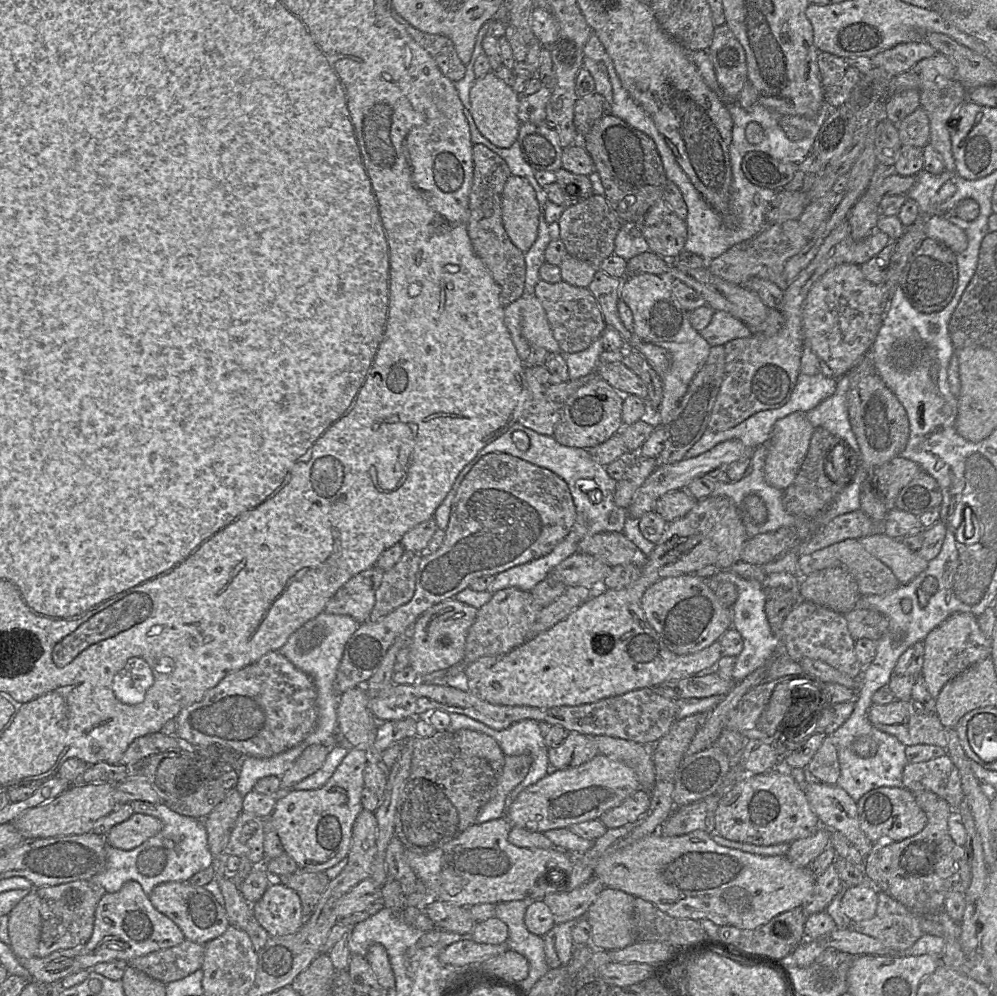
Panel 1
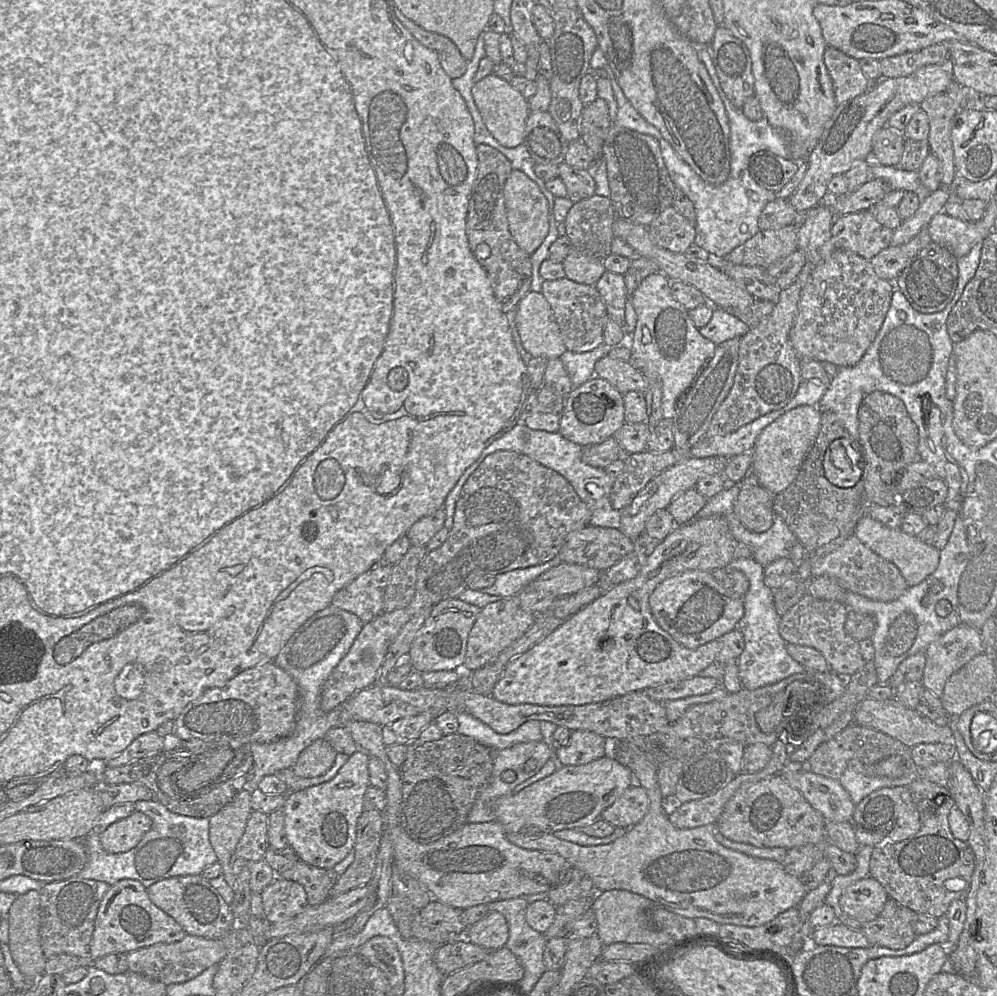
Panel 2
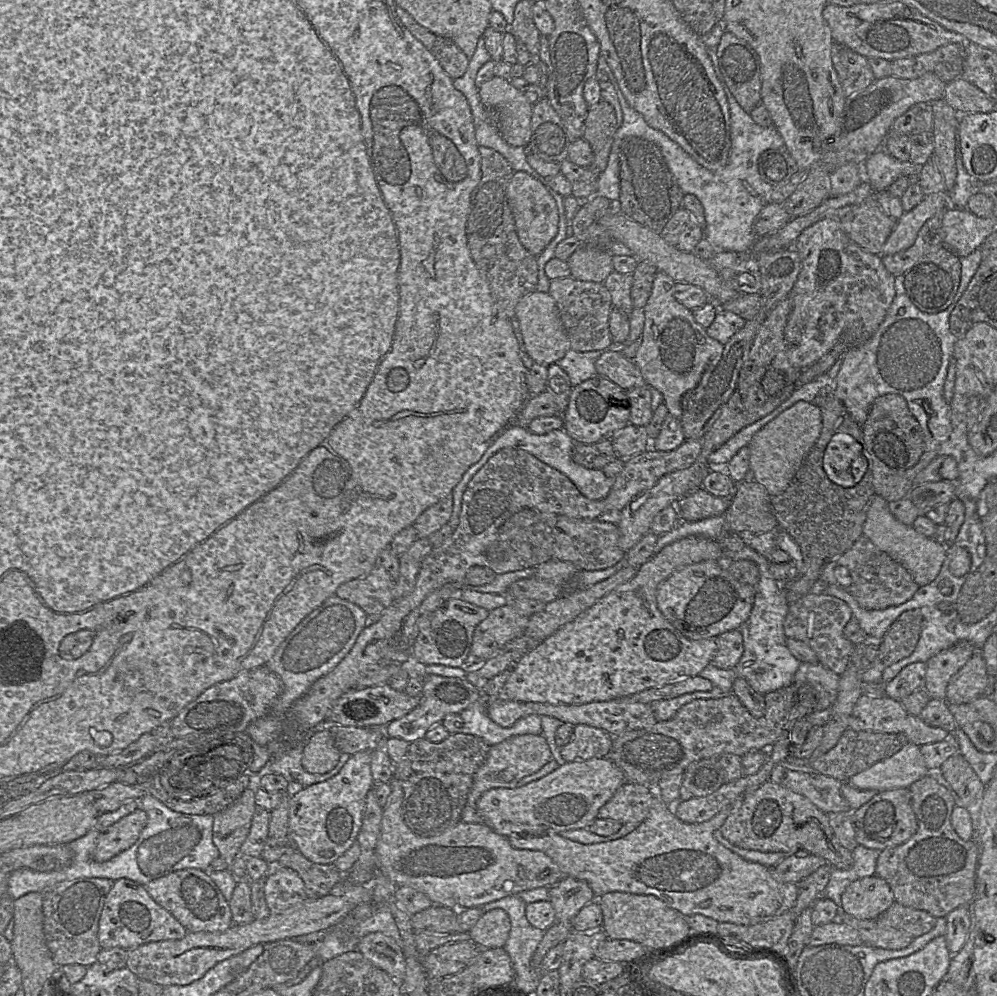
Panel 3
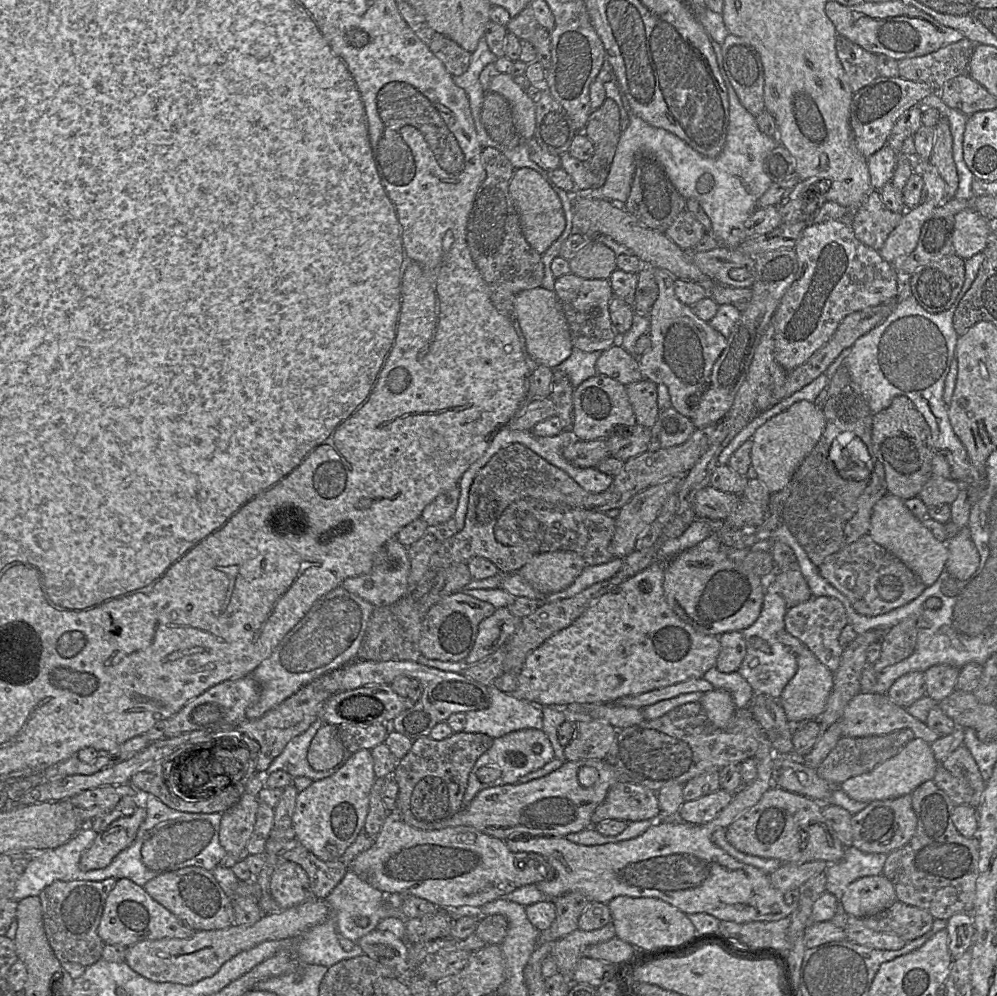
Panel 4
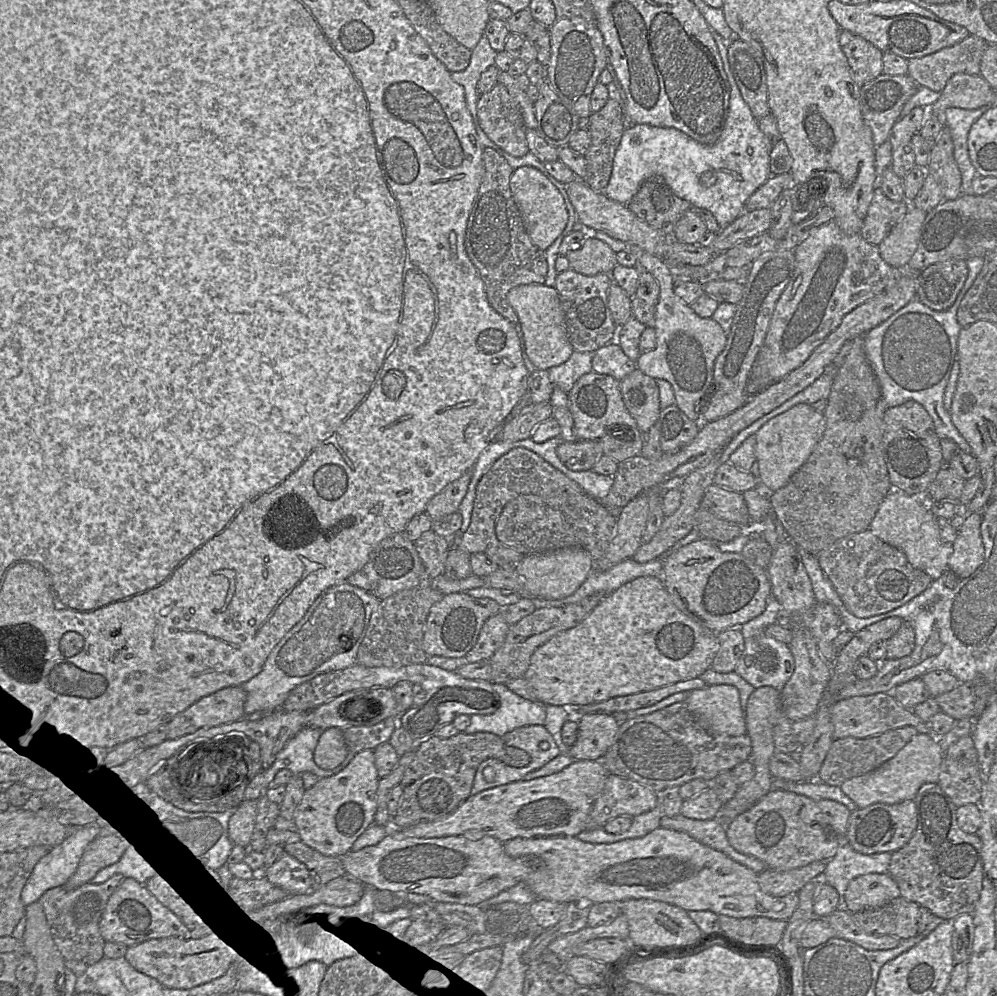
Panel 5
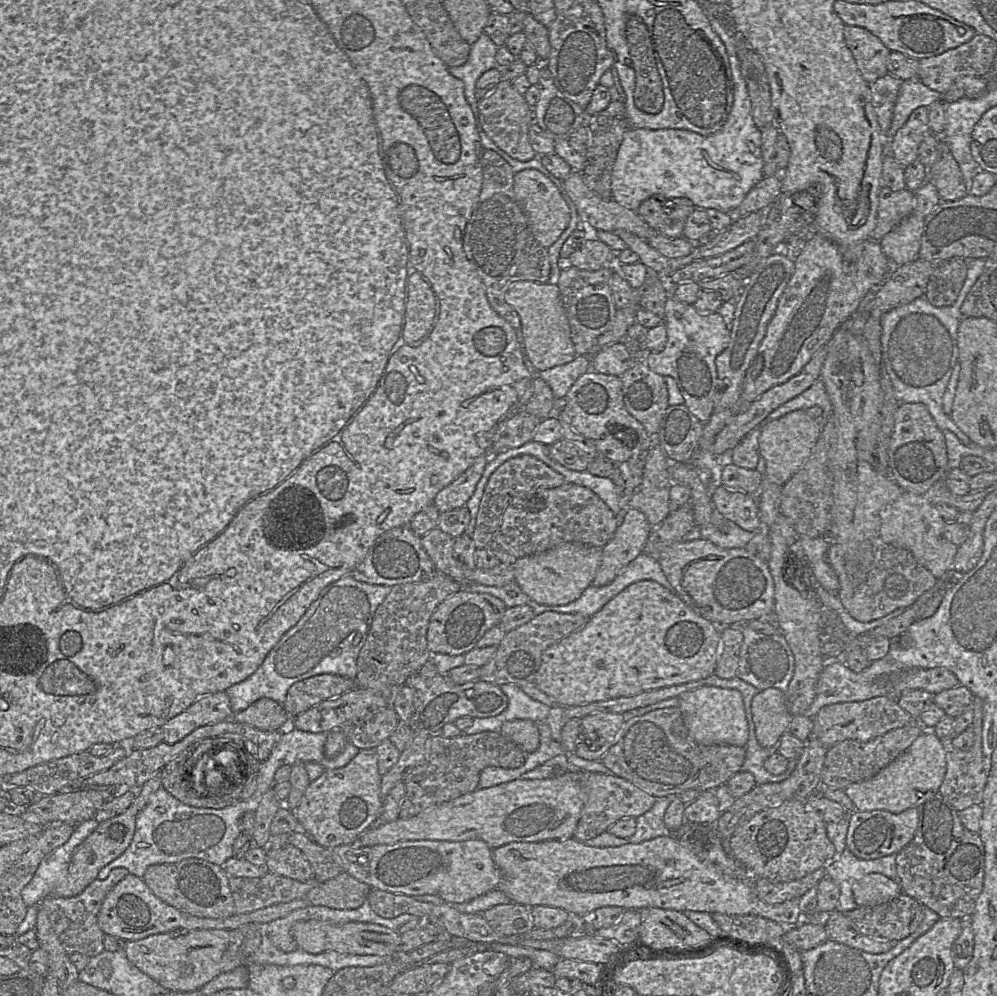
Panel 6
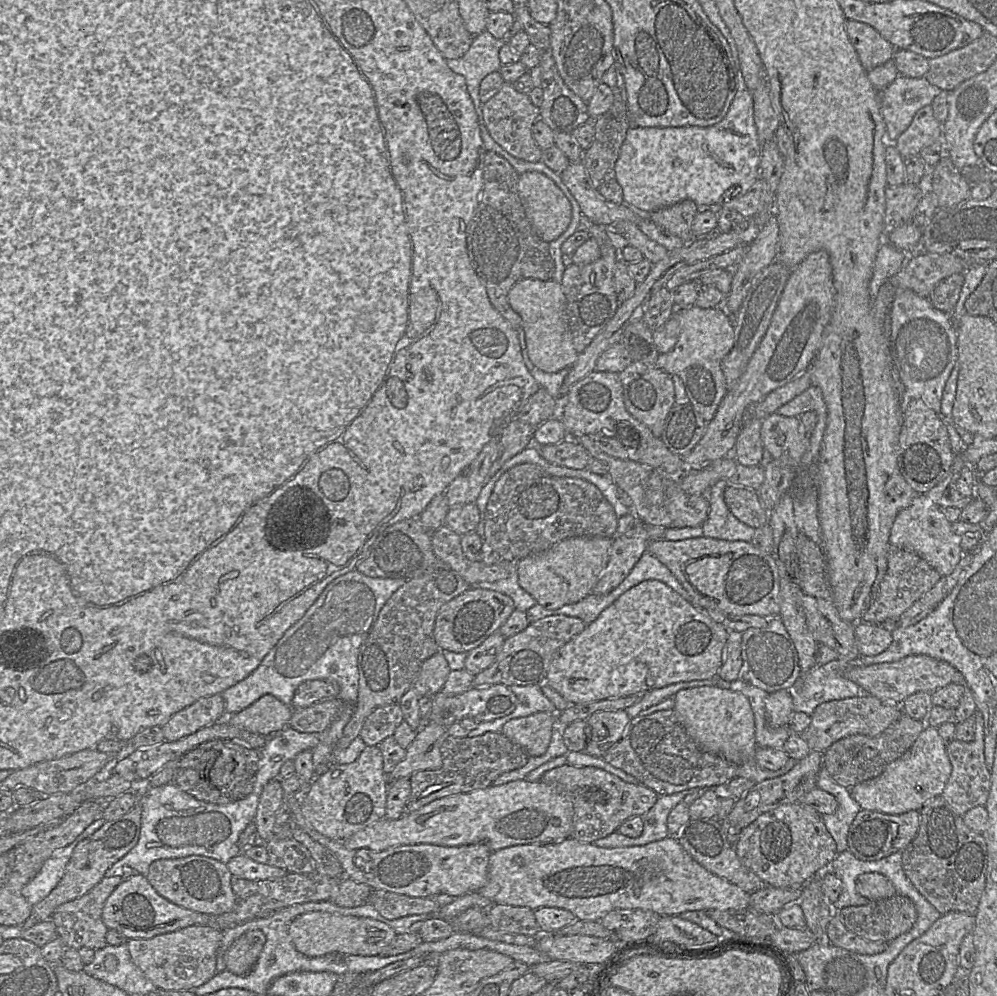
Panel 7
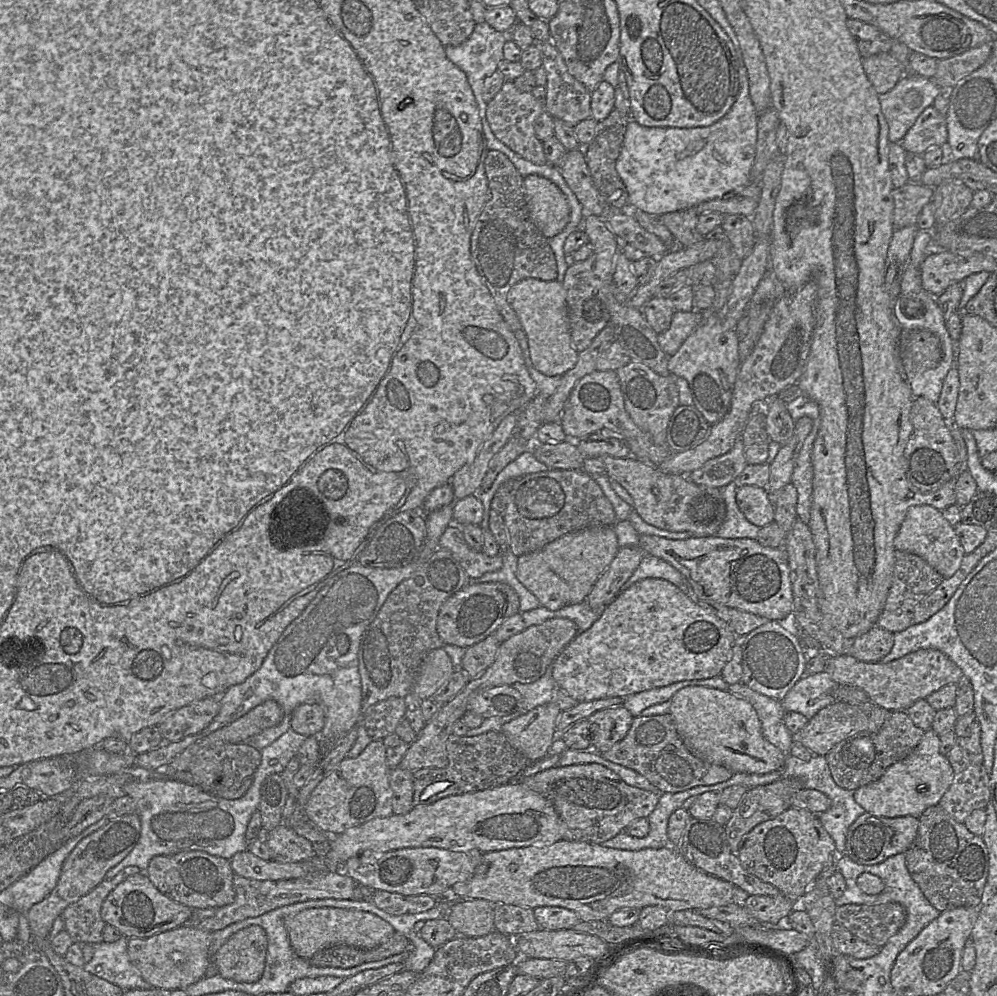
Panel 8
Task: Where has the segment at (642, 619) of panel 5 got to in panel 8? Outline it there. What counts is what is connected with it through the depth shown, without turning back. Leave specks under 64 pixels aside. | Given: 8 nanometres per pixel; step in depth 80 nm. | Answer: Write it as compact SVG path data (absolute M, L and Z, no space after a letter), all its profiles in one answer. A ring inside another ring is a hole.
M646 578L621 591L588 630L576 635L554 659L552 675L558 688L577 702L625 698L680 681L719 676L738 639L723 620L693 603L670 582Z

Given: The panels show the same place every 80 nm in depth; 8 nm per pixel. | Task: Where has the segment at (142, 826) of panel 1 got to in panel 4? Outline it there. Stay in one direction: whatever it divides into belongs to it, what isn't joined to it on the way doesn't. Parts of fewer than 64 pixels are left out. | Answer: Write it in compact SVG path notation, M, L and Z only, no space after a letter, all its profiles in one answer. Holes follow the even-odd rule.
M141 804L132 814L115 820L106 830L98 833L93 843L83 852L80 858L80 869L82 871L91 871L107 867L121 851L134 841L139 826L146 816L147 811Z

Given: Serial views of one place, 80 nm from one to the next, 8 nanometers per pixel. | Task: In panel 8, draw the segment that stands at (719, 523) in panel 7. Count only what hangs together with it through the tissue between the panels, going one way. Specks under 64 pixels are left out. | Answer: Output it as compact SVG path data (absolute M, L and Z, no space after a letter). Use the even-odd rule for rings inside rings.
M734 482L719 488L725 502L726 515L715 536L725 539L756 539L759 527L748 522L738 509L735 502L737 488Z

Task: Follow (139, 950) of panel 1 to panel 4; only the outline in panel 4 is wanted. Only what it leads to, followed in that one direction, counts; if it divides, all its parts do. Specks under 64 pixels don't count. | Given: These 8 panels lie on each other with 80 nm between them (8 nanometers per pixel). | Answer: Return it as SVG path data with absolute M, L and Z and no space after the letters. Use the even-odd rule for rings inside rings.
M127 878L116 881L105 901L98 926L98 935L104 944L122 945L126 948L146 940L185 939L194 932L196 931L187 927L173 913L155 901L143 887Z

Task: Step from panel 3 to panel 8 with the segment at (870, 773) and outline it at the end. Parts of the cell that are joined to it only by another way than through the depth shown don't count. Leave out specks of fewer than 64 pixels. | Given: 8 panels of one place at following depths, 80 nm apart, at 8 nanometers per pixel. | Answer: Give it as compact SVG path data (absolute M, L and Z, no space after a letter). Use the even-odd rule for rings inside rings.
M929 729L906 758L890 766L878 780L853 791L854 799L865 811L875 816L911 815L919 818L928 807L940 802L953 778L953 768L947 756L940 753L940 737Z

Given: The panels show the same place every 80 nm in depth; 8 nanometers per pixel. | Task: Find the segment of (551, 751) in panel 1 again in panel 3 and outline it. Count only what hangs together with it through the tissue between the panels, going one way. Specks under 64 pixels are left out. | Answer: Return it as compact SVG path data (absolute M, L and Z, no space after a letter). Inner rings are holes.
M585 724L574 726L571 740L560 748L566 762L587 761L592 758L609 757L614 736Z

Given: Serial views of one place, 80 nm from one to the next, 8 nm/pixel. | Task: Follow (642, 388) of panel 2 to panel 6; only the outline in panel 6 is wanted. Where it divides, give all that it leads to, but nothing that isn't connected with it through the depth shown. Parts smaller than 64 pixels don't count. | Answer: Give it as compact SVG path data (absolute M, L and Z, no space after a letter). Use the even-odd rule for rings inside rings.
M623 342L609 344L591 356L591 369L609 375L622 375L636 360Z

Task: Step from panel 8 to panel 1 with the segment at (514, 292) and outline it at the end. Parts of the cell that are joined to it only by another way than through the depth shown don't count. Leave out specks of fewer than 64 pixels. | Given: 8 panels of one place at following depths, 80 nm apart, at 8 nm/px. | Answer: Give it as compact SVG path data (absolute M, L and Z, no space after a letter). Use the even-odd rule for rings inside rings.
M527 294L522 308L522 335L530 346L545 348L548 352L560 352L549 325L546 312L534 294Z

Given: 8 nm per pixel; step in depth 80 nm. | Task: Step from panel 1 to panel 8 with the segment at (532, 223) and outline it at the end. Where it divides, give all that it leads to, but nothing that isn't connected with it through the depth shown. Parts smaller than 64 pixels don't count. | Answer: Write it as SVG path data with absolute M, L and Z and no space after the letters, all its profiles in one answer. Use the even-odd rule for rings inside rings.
M535 174L523 178L529 217L538 231L551 238L569 221L569 204L563 192L550 180Z

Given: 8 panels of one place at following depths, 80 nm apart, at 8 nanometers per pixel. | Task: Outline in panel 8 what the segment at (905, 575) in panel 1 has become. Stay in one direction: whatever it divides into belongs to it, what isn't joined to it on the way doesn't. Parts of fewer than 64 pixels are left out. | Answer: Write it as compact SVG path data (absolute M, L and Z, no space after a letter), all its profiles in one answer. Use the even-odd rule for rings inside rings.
M927 504L908 509L894 538L896 550L909 552L924 559L943 578L951 577L959 568L965 555L954 527L943 517L942 512Z

